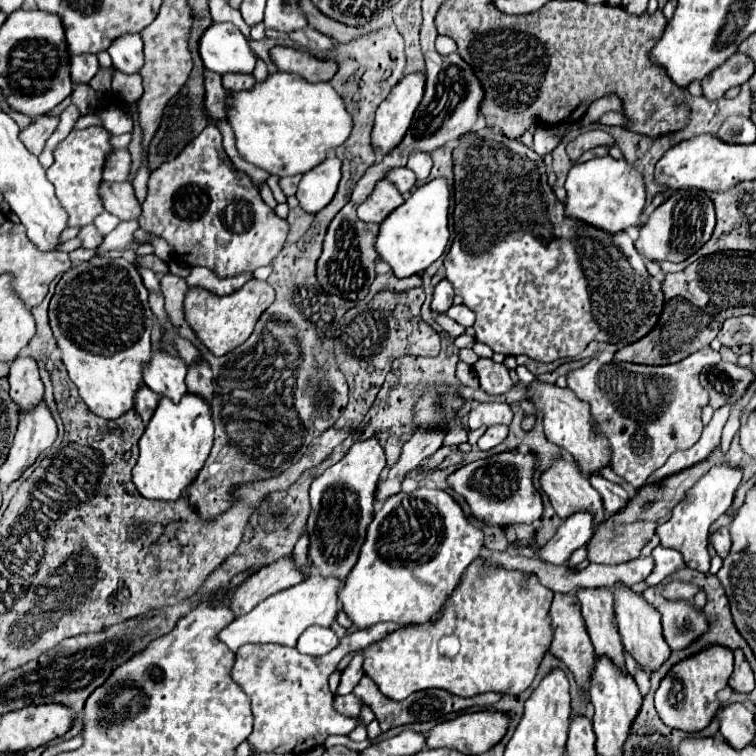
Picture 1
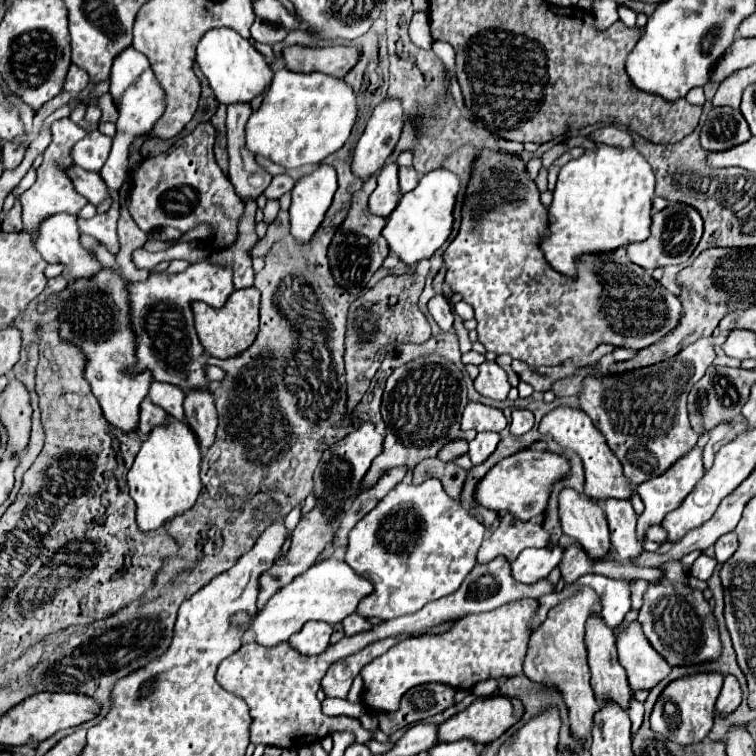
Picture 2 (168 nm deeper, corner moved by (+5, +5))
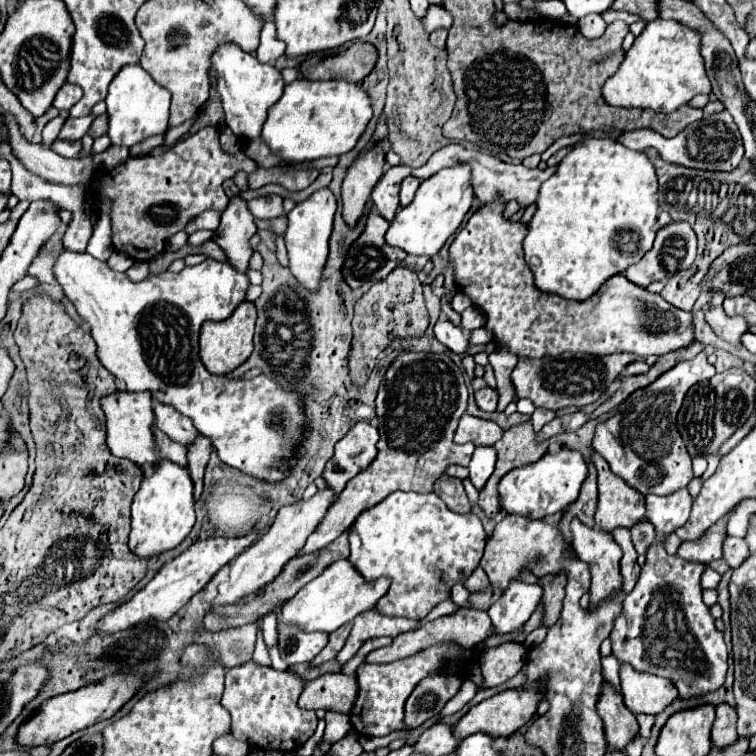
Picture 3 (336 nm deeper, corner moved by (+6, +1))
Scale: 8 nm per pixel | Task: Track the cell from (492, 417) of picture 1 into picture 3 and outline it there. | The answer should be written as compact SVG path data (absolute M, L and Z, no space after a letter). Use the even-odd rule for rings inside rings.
M462 415L454 441L456 443L472 441L474 445L494 445L502 437L502 433L504 433L502 427L494 421L486 421L472 415Z

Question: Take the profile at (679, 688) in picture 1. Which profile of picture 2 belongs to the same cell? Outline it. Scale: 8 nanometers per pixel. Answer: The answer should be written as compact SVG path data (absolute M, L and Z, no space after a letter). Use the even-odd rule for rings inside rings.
M697 673L673 681L655 703L655 709L651 713L651 729L677 745L701 743L713 727L715 701L721 693L721 685L723 675L719 673Z

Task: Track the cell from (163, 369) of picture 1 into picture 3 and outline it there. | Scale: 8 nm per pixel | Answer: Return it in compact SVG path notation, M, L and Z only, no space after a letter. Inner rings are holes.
M154 403L154 417L156 417L156 427L162 429L166 435L170 435L170 439L188 445L194 441L196 437L196 427L192 425L192 419L188 419L186 415L180 415L174 407L164 405L164 403Z

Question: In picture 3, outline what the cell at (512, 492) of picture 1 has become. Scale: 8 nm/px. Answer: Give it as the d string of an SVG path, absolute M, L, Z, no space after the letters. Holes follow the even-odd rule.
M562 449L556 455L544 455L536 463L516 467L508 471L500 483L498 483L498 497L500 507L506 513L516 513L530 519L542 519L546 515L564 511L568 503L572 503L578 497L580 485L586 479L586 463L578 451Z

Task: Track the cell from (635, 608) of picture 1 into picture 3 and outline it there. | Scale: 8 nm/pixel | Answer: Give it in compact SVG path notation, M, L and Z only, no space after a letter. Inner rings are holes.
M620 663L620 687L632 713L656 715L678 697L678 689L670 679L638 671L630 663Z

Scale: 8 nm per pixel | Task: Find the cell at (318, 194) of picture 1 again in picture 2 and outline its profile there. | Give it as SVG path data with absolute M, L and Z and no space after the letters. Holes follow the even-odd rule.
M319 165L317 171L305 175L293 187L293 203L289 207L291 235L299 245L309 243L337 191L337 175L333 167Z

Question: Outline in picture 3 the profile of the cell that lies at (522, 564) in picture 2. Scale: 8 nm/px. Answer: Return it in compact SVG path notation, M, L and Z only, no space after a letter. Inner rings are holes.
M512 579L502 599L498 599L498 603L494 603L494 607L488 609L496 633L508 633L526 623L534 613L542 593L544 589L540 583L530 585L520 579Z

